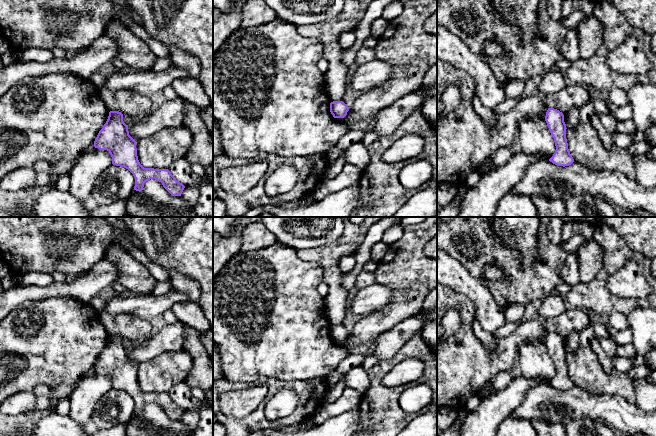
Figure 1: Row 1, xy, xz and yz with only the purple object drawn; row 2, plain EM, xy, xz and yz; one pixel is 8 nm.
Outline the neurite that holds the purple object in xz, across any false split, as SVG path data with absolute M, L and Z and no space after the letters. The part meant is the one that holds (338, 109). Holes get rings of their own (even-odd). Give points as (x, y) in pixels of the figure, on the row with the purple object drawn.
M333 101L330 103L330 112L334 118L344 118L349 111L349 107L343 101Z

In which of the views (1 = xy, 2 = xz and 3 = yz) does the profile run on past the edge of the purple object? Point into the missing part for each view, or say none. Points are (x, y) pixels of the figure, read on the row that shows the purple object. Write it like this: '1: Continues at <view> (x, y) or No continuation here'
1: No continuation here
2: No continuation here
3: No continuation here

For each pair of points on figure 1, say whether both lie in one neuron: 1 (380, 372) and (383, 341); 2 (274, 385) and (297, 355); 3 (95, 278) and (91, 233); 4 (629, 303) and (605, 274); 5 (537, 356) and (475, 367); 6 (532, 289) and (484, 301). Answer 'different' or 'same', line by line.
1: different
2: different
3: different
4: same
5: different
6: different

